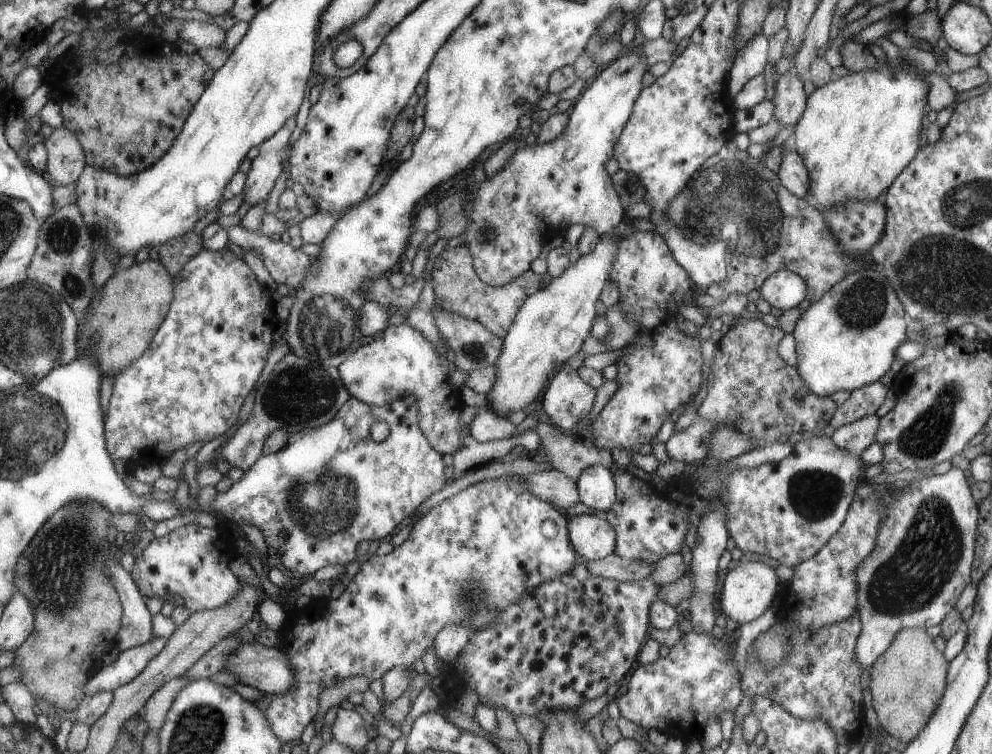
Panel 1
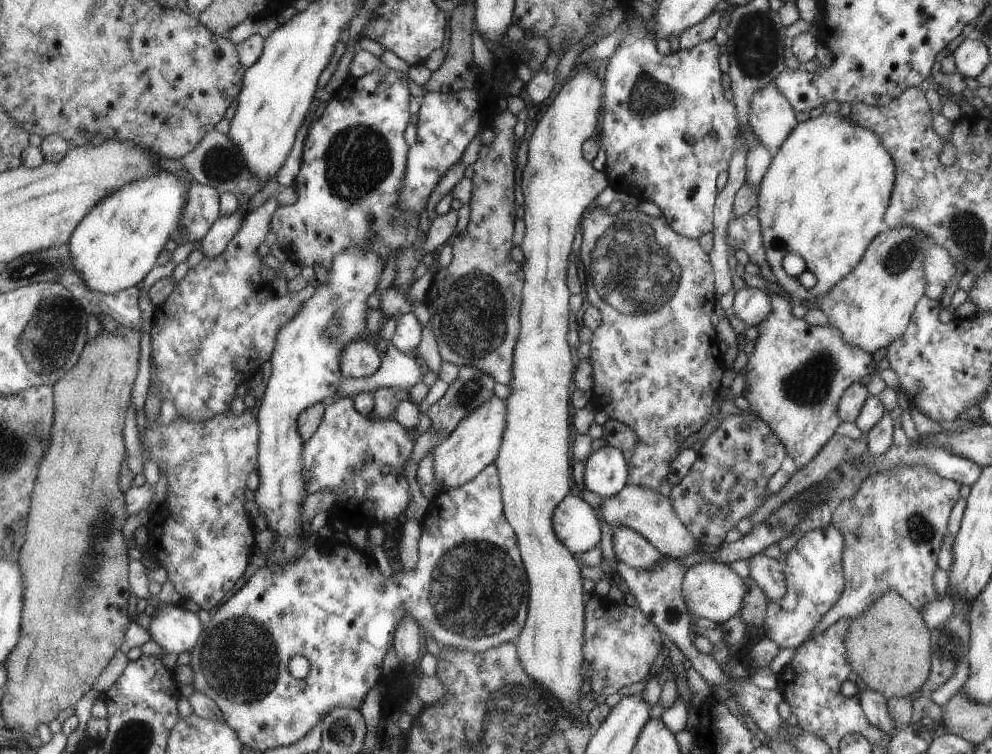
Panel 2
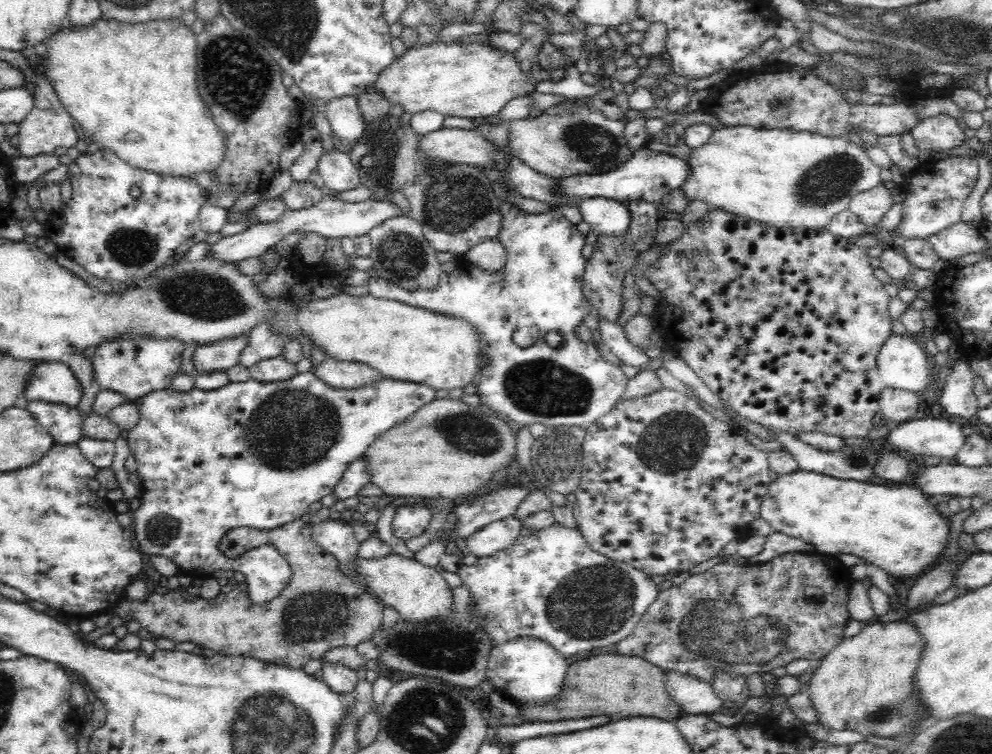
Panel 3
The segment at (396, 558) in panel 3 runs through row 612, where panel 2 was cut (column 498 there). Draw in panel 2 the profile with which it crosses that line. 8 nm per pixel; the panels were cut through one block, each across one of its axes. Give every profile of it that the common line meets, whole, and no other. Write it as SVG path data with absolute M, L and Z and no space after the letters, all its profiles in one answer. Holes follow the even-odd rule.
M491 395L473 412L466 414L444 441L431 449L434 480L438 492L457 489L475 478L489 463L496 460L504 432L506 404L503 399Z

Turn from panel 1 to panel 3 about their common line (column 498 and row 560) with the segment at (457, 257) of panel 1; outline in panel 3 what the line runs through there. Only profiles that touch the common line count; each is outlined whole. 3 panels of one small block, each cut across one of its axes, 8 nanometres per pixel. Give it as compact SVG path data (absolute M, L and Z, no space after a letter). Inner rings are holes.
M298 518L272 531L240 527L222 537L219 549L226 557L237 558L250 548L271 544L289 562L292 570L289 584L268 604L253 604L247 596L247 585L237 584L232 592L221 593L214 600L188 602L182 598L182 589L167 590L163 594L150 593L141 602L126 598L112 608L112 612L125 624L139 622L142 630L148 632L148 637L166 638L175 644L191 642L215 653L255 657L295 669L302 669L307 662L320 659L330 648L354 647L368 641L383 624L386 607L372 592L340 571L340 562L312 538L312 526Z

